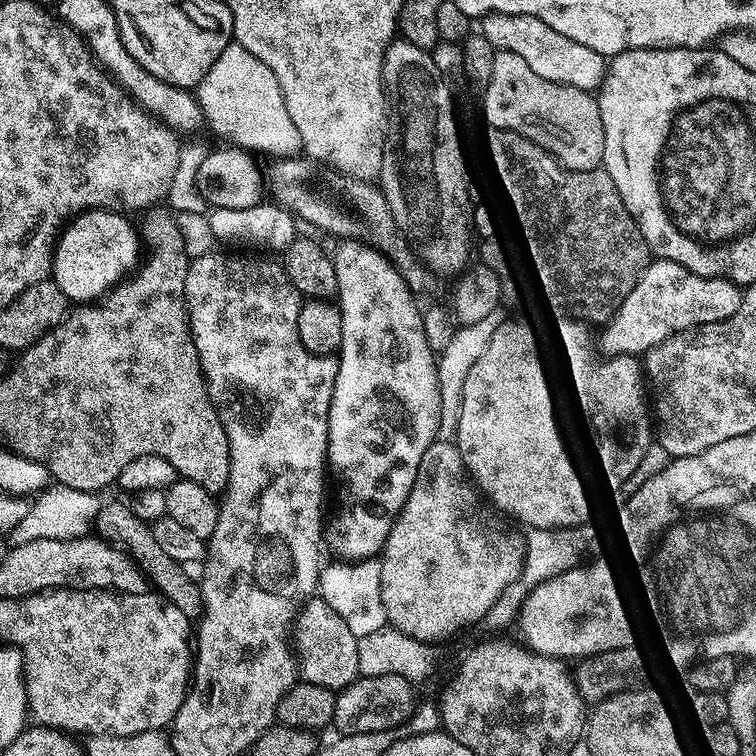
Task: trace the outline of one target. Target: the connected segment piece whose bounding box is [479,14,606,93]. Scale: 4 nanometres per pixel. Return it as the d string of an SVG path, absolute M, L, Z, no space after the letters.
M492 14L483 17L479 24L479 31L492 43L493 48L518 54L518 58L526 58L526 66L530 66L534 74L542 74L542 78L550 82L595 93L606 80L605 56L590 50L590 46L574 42L574 38L566 38L566 34L558 34L558 30L550 30L550 26L546 26L546 22L538 18L516 14Z

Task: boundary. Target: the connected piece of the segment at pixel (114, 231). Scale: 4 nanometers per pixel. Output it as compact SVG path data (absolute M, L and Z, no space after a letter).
M114 210L82 212L71 217L69 228L59 233L54 244L50 276L69 302L99 300L137 267L141 243L136 239L135 231L131 231L117 215L119 213Z

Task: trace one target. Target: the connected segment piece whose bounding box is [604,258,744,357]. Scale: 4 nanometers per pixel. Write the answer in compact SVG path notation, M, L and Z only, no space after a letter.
M670 258L653 259L638 278L634 290L622 302L604 332L605 353L613 357L647 354L677 332L687 332L703 324L730 318L738 310L744 293L741 285L723 276L700 276Z

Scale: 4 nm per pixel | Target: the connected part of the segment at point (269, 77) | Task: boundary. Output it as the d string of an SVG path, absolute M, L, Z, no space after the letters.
M240 45L228 46L219 62L197 85L196 97L207 127L210 126L216 135L230 140L229 143L237 149L270 154L272 158L286 158L301 149L298 130L290 121L272 72Z

